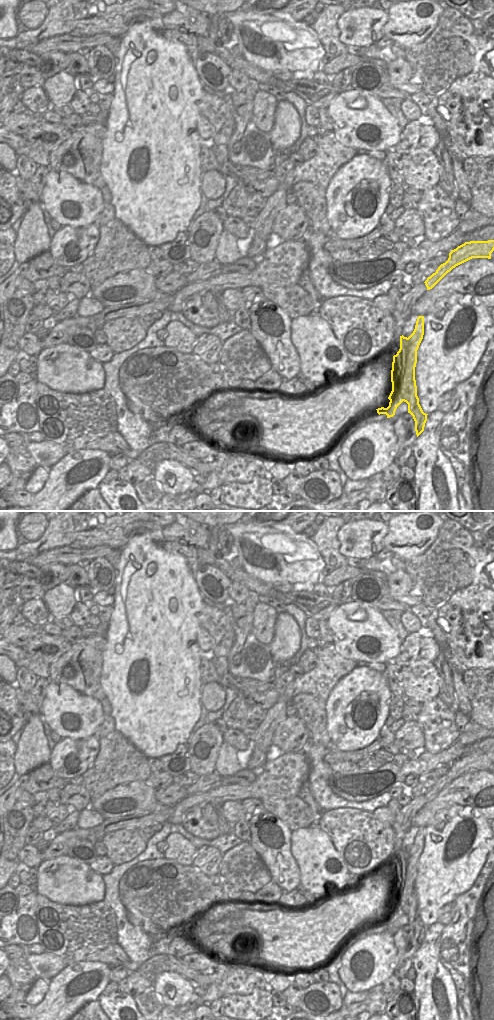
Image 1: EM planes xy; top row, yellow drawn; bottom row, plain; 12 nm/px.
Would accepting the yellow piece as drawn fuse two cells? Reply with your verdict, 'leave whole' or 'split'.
split

